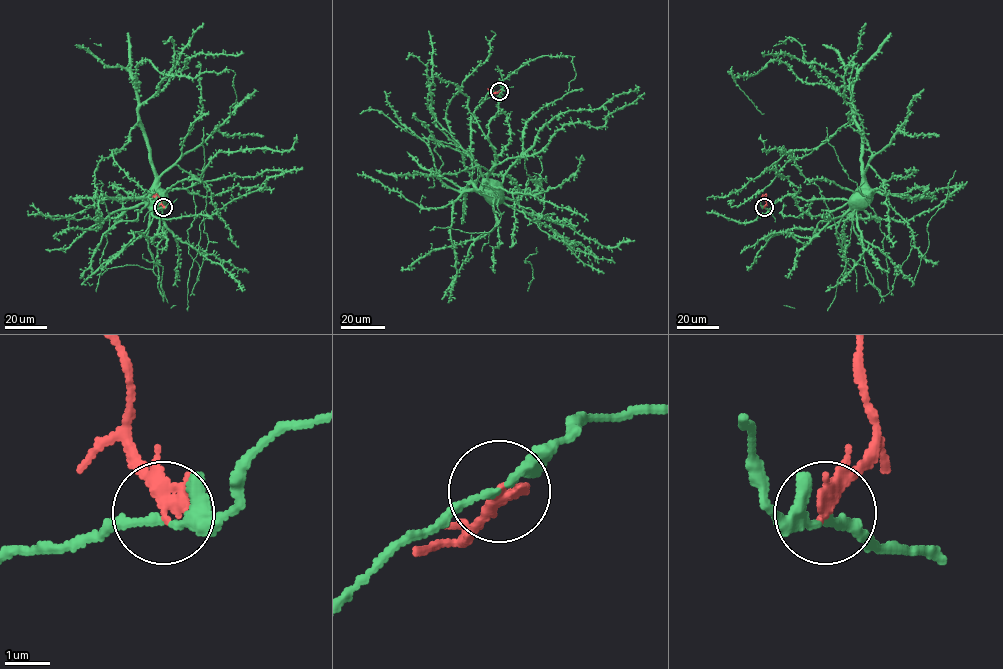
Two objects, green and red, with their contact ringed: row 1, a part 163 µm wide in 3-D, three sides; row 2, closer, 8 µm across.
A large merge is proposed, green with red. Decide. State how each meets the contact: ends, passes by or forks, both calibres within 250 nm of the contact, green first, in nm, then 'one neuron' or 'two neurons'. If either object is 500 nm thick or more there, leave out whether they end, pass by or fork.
green passes by; red ends; calibres 170 and 320 nm; two neurons

